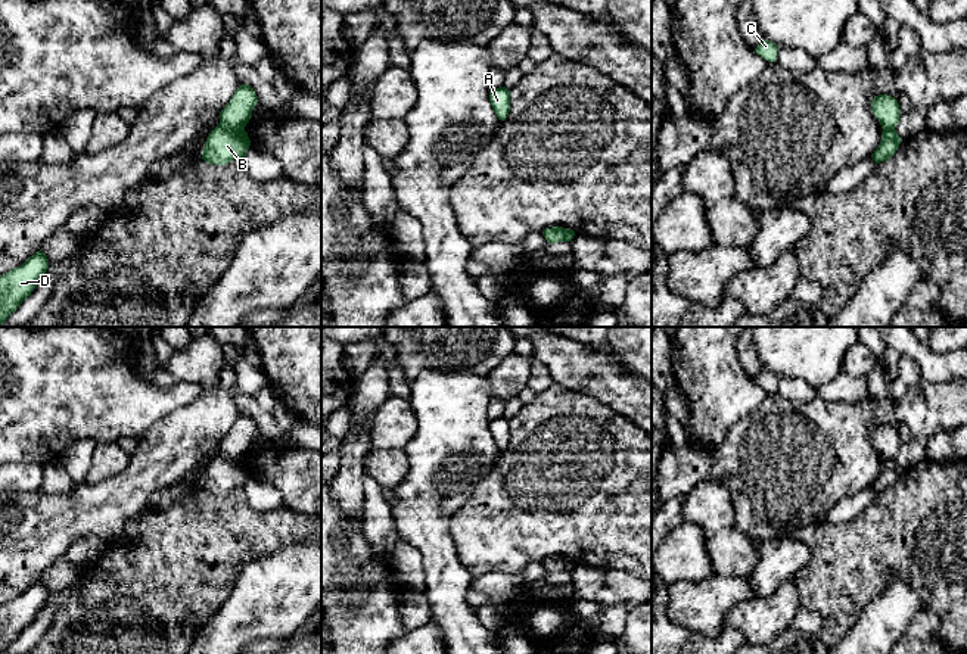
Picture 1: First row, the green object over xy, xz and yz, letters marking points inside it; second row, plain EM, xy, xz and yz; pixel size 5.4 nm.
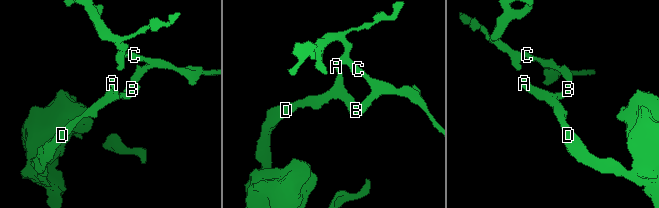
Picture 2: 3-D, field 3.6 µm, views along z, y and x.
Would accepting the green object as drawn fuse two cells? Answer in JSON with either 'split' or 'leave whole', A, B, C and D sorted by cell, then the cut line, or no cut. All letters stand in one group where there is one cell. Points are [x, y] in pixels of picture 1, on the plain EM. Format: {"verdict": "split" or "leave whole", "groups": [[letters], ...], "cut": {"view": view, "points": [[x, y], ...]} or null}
{"verdict": "split", "groups": [["A", "B", "D"], ["C"]], "cut": {"view": "xy", "points": [[220, 452], [243, 460]]}}

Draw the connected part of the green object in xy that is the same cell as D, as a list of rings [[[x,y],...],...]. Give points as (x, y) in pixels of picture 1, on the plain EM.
[[[40,579],[22,595],[0,607],[0,654],[31,625],[47,598],[47,588]]]

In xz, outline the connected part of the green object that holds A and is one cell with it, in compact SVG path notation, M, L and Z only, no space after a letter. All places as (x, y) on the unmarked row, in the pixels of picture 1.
M506 417L489 421L491 436L500 451L504 451L510 440L510 420Z

